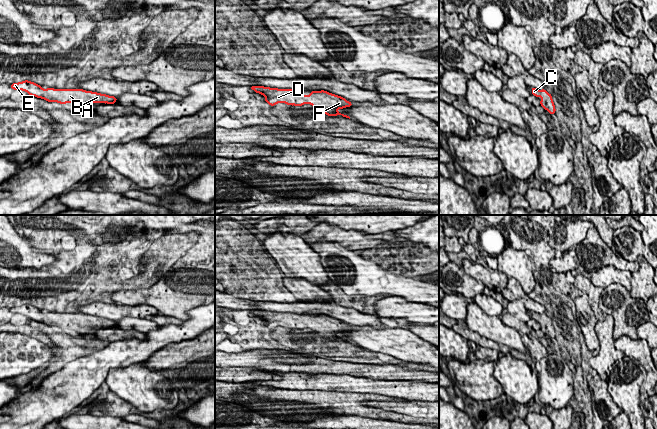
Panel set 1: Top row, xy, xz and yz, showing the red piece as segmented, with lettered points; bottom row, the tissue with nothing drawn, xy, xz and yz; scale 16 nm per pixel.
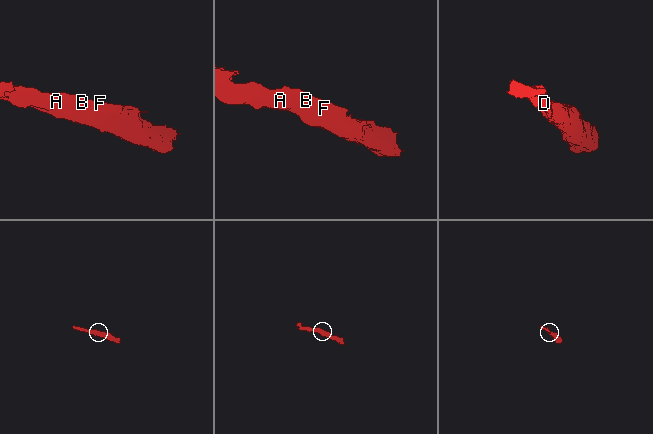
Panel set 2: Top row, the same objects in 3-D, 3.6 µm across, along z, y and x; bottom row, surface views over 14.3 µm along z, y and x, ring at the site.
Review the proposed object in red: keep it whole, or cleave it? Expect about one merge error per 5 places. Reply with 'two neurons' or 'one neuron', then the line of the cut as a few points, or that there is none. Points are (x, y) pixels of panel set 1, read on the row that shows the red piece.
one neuron | no cut

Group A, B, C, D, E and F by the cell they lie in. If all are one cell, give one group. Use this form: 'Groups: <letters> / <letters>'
Groups: A B C D E F

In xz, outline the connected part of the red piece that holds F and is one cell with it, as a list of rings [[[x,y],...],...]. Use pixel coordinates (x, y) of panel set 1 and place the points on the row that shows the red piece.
[[[251,86],[250,89],[264,95],[264,100],[271,106],[277,103],[285,103],[287,105],[299,107],[304,104],[310,104],[317,111],[328,116],[342,115],[350,119],[349,116],[339,113],[337,110],[350,107],[353,104],[341,96],[324,90],[312,91],[309,95],[303,95],[302,90],[297,89],[278,89],[264,86]]]

